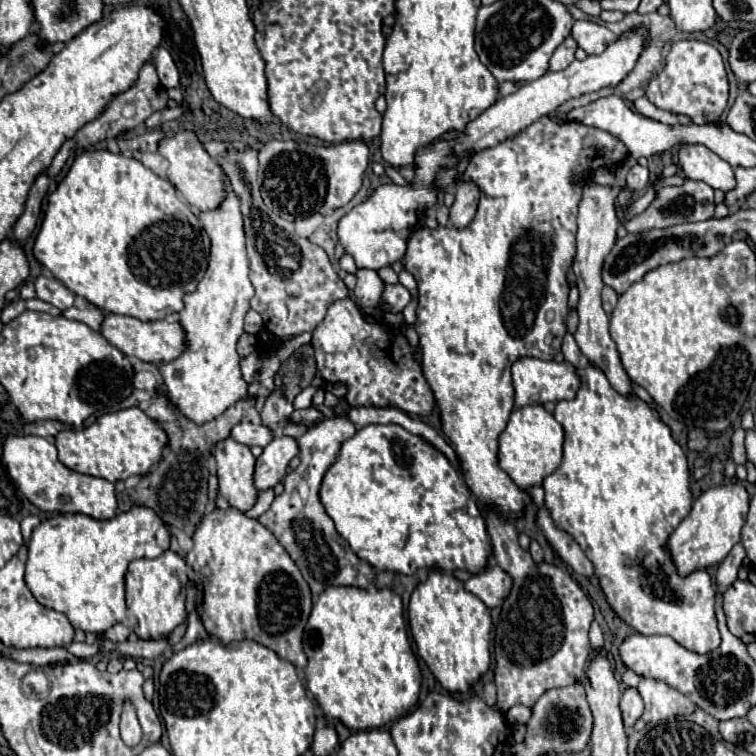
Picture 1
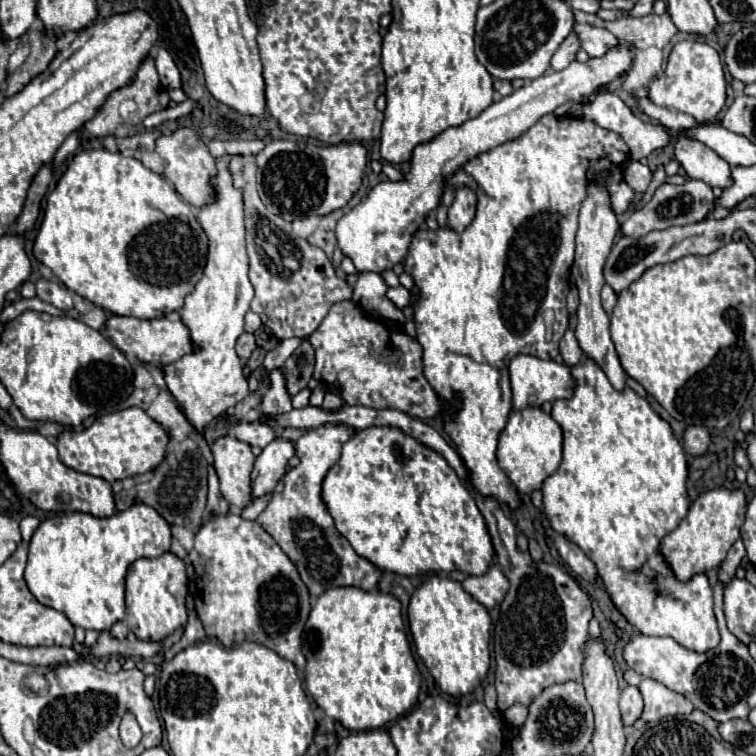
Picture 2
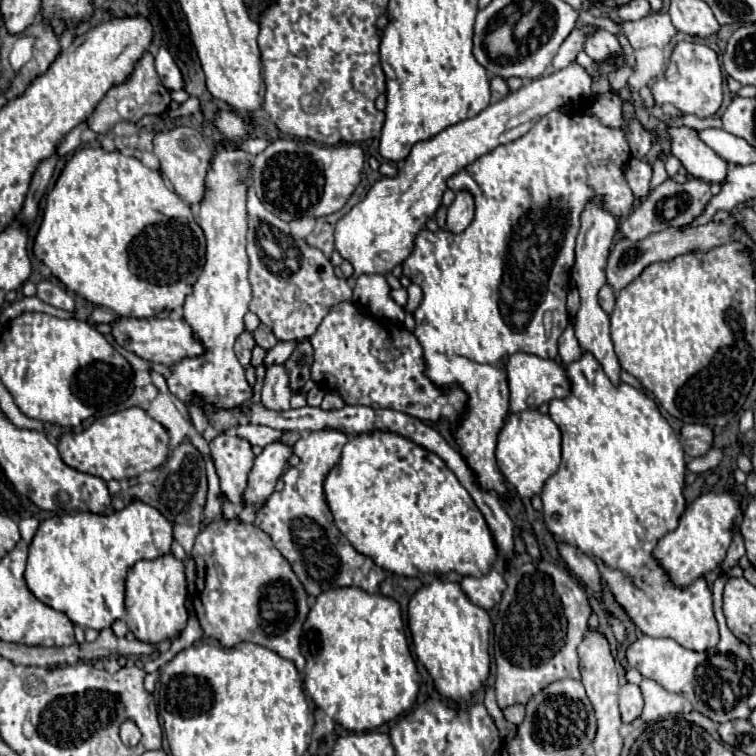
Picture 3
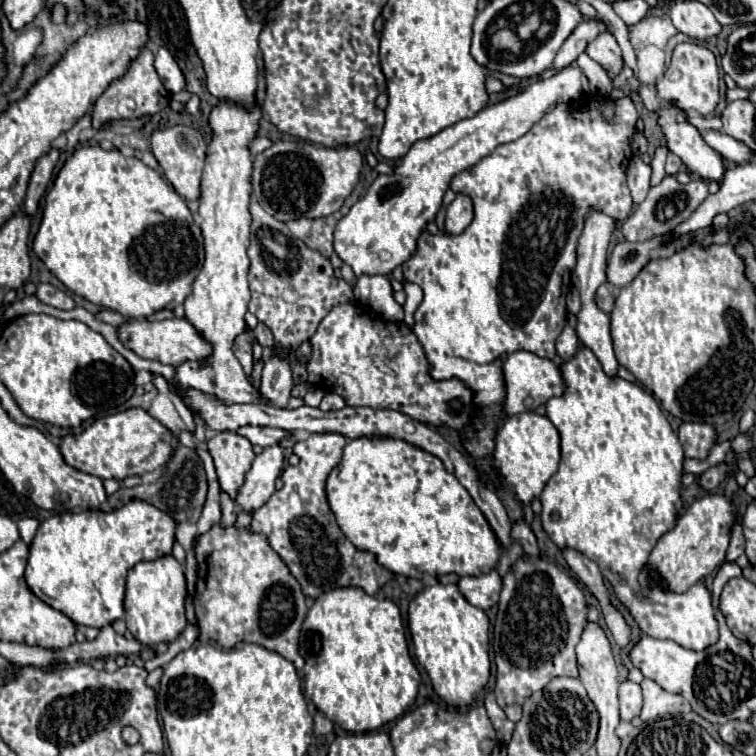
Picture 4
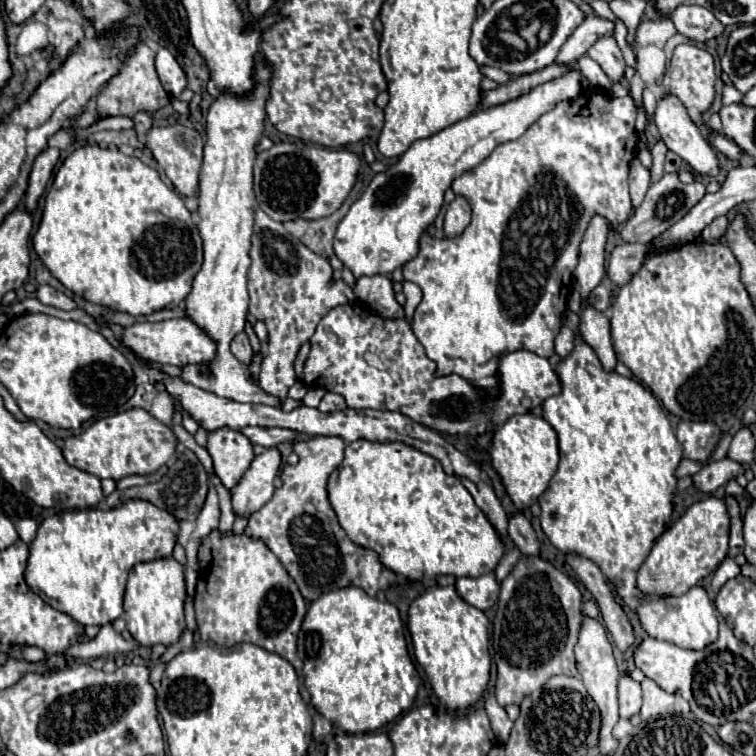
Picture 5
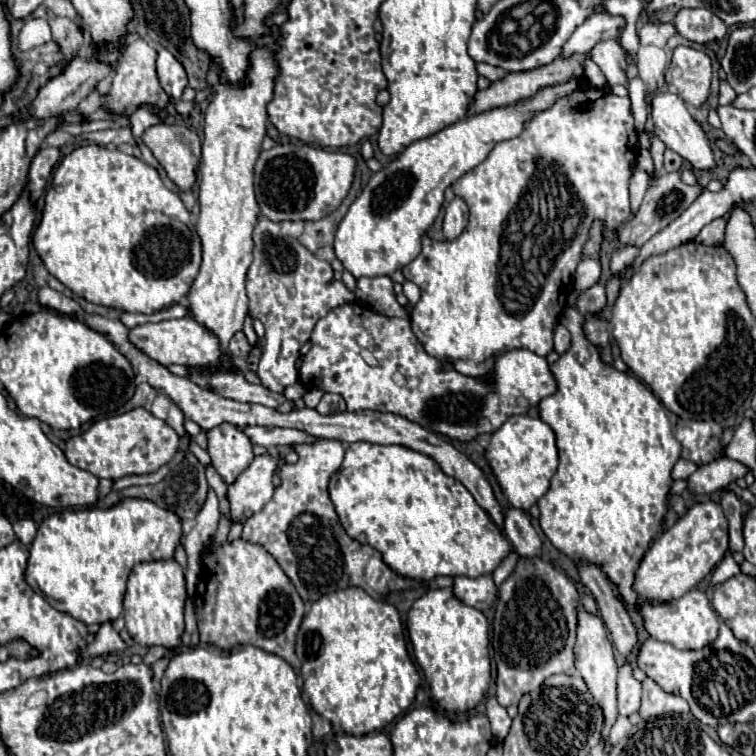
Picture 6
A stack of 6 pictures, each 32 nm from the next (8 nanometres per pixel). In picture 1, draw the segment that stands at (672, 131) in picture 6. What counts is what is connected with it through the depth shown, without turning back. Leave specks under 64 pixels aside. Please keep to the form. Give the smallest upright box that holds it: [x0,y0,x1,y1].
[678,144,736,192]

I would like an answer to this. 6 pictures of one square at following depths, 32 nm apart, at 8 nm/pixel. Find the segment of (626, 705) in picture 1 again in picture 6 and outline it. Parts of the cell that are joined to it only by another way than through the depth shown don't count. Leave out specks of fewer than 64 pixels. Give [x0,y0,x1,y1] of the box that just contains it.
[618,664,642,716]

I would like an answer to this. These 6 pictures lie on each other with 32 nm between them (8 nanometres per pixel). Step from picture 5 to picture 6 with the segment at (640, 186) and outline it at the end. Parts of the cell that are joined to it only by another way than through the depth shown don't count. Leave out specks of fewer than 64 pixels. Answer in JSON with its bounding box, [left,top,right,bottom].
[630,166,648,214]

